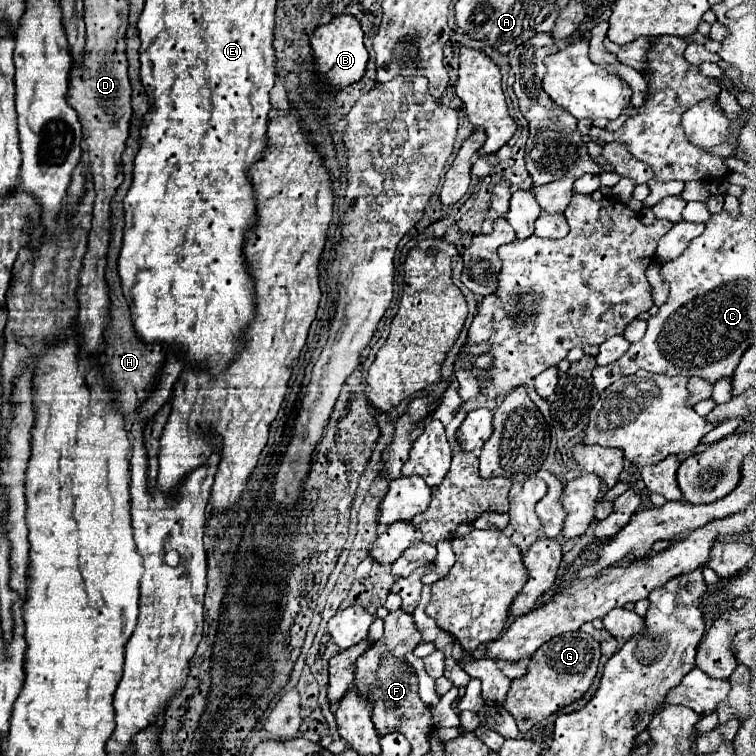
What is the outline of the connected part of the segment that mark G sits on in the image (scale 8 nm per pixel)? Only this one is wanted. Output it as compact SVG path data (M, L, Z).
M572 631L550 639L536 651L536 655L532 655L526 673L520 679L510 681L504 709L514 715L518 729L526 733L530 727L544 723L552 713L556 713L564 705L570 705L588 691L596 677L600 657L600 643L594 641L588 633Z

